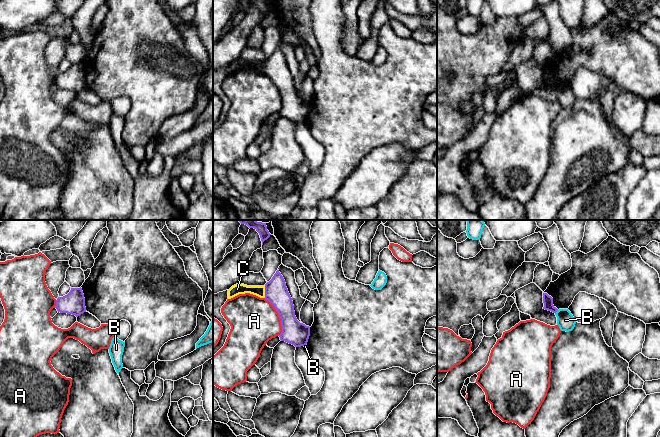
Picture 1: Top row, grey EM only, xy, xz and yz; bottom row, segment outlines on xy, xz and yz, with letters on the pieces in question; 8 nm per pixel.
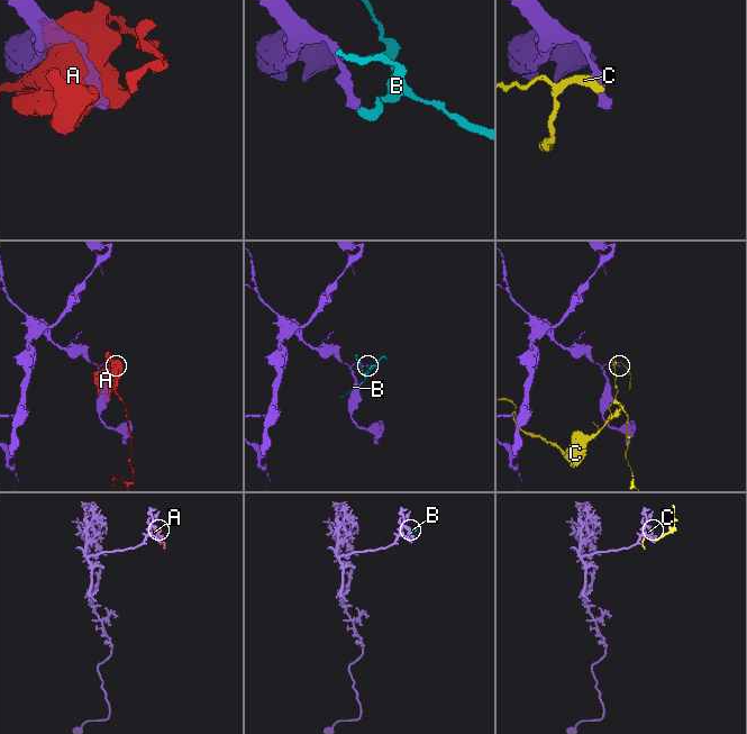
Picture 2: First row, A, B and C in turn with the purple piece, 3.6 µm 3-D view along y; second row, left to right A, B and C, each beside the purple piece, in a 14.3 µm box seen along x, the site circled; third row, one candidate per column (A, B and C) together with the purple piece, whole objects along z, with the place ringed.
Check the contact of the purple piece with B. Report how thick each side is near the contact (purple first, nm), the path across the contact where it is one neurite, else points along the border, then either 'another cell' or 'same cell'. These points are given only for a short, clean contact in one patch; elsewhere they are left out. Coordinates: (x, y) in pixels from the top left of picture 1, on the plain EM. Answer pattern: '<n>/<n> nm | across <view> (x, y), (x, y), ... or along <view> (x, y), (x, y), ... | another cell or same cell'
80/140 nm | along yz (558, 86), (555, 89) | another cell

